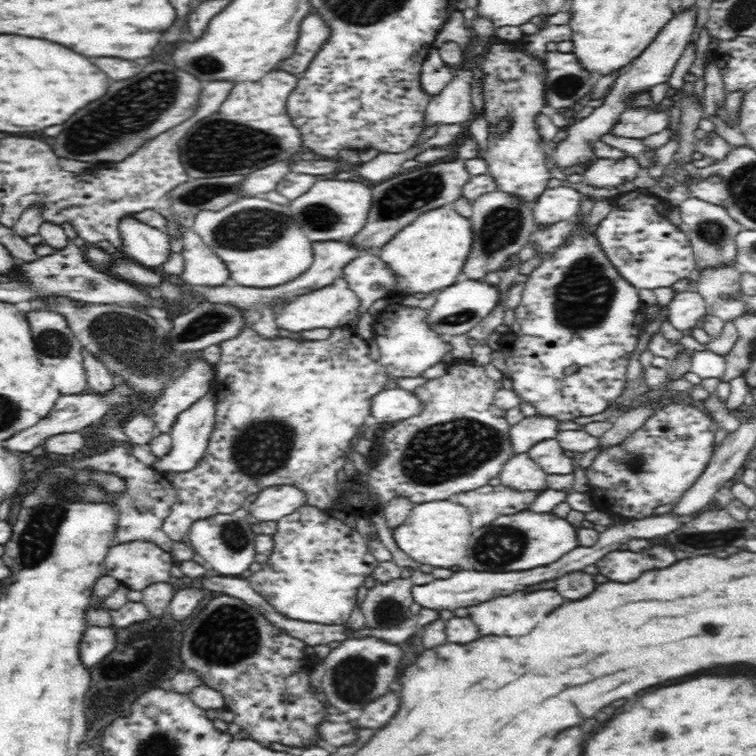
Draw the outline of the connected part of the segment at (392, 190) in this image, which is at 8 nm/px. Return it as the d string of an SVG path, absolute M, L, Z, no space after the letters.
M465 160L432 162L418 165L402 174L371 187L370 210L362 230L347 242L363 252L373 252L382 248L401 228L412 224L425 212L440 209L458 200L463 187L470 181L471 174L465 168Z

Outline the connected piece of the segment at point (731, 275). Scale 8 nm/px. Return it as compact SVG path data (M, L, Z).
M734 264L706 266L699 270L700 280L695 290L704 297L707 314L721 318L725 323L746 313L744 298L740 292L741 273Z

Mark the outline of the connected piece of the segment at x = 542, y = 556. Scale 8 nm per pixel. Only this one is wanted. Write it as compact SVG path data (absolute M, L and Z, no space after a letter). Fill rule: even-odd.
M526 509L516 514L498 516L488 526L474 530L468 542L468 558L472 564L471 568L478 572L516 572L548 566L578 546L578 540L576 540L578 530L578 527L574 528L566 519L558 518L551 512L534 512Z

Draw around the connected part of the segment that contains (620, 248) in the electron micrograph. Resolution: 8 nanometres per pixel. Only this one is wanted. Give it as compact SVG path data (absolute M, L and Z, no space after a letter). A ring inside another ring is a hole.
M636 190L623 194L618 193L611 202L612 210L596 226L594 233L599 243L602 244L602 249L608 259L632 286L638 290L642 290L642 288L654 290L654 288L662 288L662 286L668 288L679 279L687 278L690 272L697 268L688 237L677 228L677 221L674 220L673 209L668 201L646 191Z

